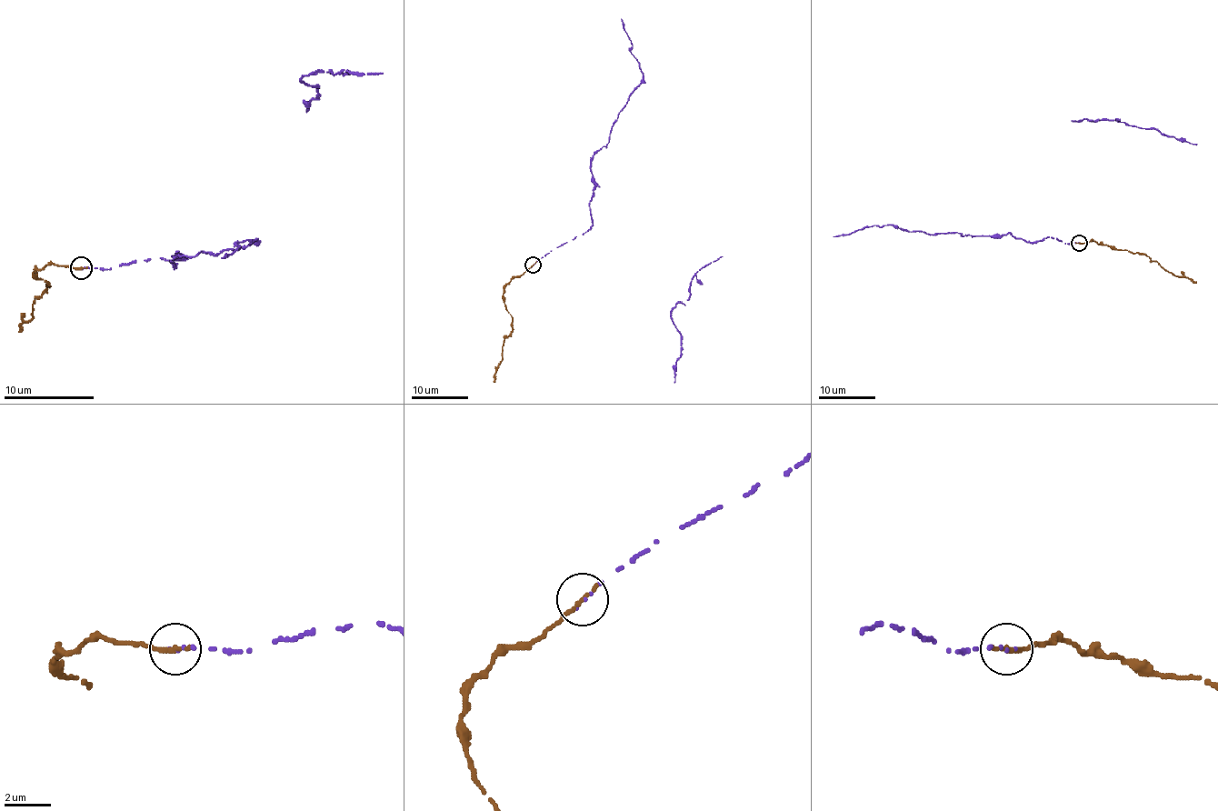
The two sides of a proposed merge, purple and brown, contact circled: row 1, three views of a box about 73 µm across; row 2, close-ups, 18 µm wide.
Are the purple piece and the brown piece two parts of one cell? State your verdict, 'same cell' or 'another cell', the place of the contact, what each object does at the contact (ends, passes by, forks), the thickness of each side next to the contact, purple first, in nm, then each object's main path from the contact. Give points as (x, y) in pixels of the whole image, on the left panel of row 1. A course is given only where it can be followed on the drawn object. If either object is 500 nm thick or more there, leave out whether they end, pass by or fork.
same cell | (81, 268) | purple ends | brown ends | 110/260 nm | purple via (82, 267), (165, 258), (174, 267), (176, 252), (217, 254), (256, 240), (235, 243), (222, 258) | brown via (82, 267), (50, 263), (34, 274), (47, 285), (34, 299), (32, 317), (18, 331)

